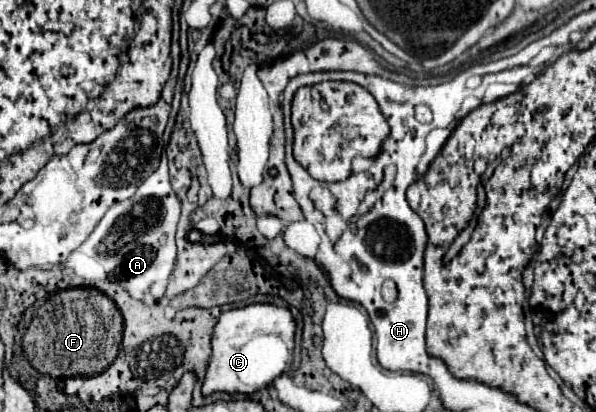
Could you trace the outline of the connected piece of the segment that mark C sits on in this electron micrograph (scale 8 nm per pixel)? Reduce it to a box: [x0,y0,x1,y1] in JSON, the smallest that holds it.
[202,303,296,395]

